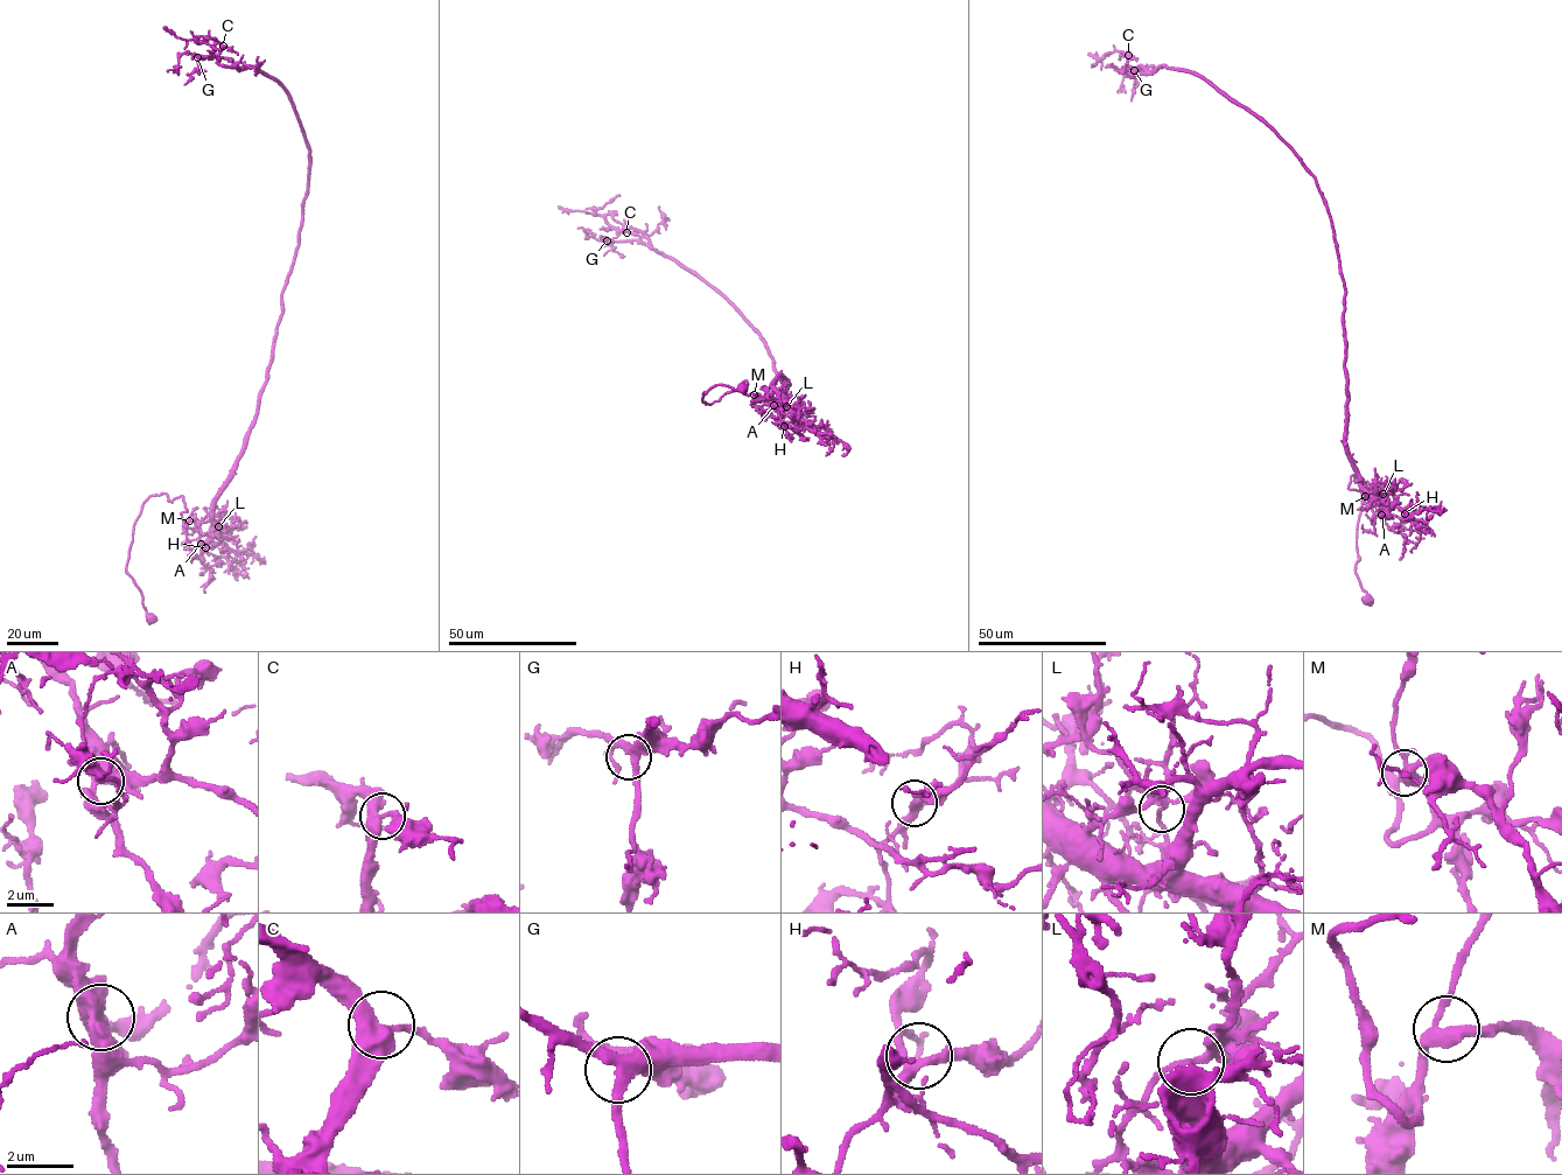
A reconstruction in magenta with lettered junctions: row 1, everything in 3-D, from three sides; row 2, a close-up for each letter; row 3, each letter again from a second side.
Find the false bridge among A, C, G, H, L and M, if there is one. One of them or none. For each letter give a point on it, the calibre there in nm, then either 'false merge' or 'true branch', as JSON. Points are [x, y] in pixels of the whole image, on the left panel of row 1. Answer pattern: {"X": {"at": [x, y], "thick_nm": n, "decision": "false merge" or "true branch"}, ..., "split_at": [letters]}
{"A": {"at": [201, 544], "thick_nm": 480, "decision": "true branch"}, "C": {"at": [223, 46], "thick_nm": 440, "decision": "true branch"}, "G": {"at": [197, 57], "thick_nm": 360, "decision": "true branch"}, "H": {"at": [205, 547], "thick_nm": 280, "decision": "true branch"}, "L": {"at": [218, 526], "thick_nm": 180, "decision": "false merge"}, "M": {"at": [189, 520], "thick_nm": 360, "decision": "true branch"}, "split_at": ["L"]}

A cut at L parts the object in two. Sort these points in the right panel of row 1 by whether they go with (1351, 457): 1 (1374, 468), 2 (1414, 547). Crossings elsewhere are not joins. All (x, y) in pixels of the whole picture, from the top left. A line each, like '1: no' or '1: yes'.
1: yes
2: no

